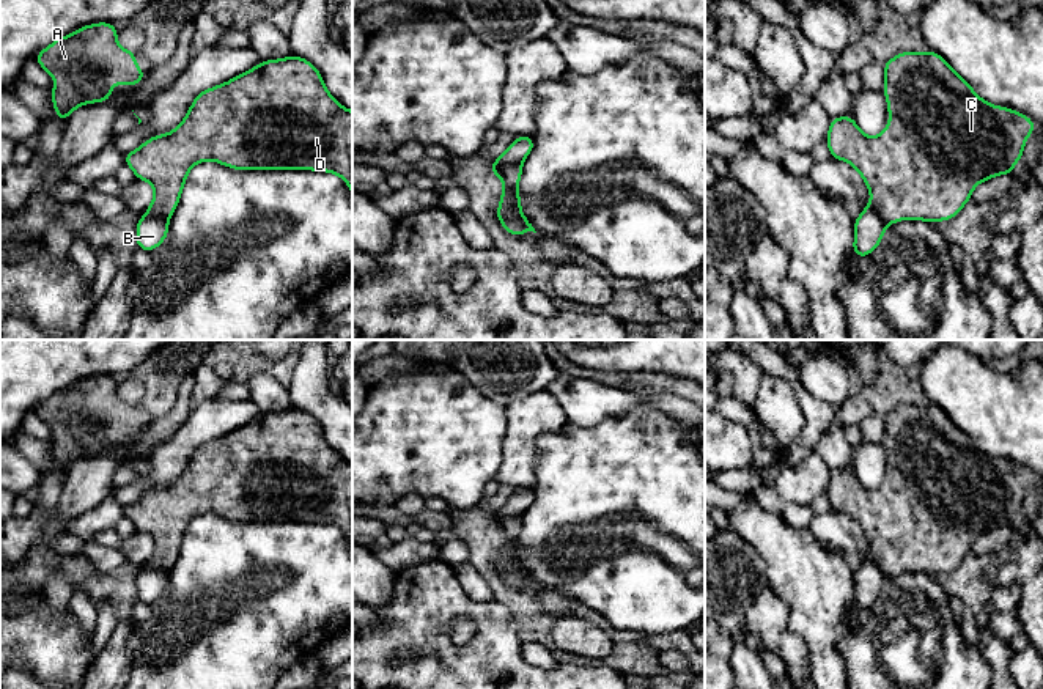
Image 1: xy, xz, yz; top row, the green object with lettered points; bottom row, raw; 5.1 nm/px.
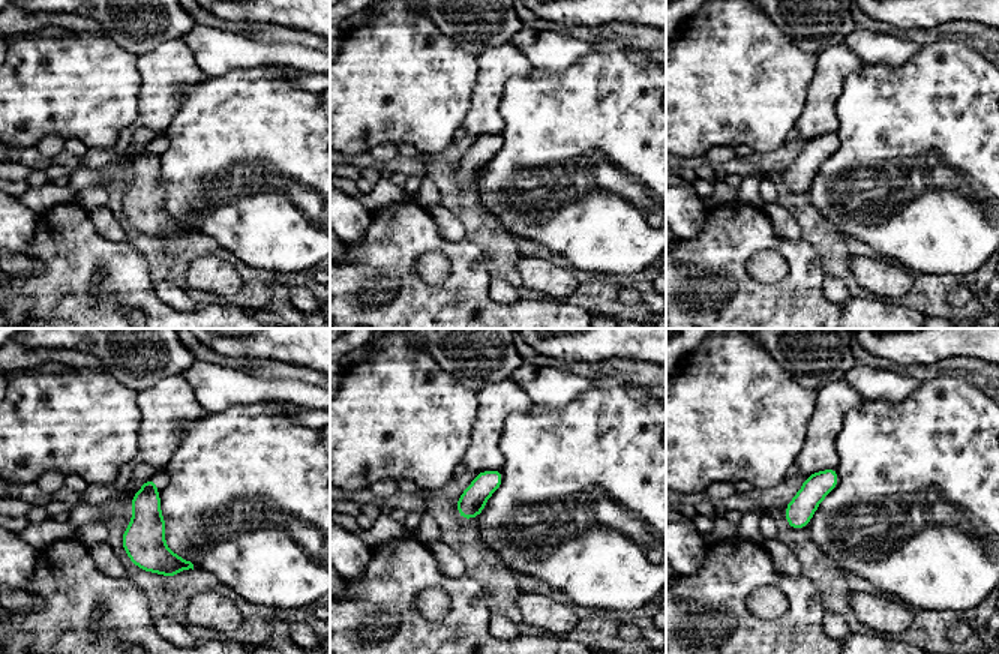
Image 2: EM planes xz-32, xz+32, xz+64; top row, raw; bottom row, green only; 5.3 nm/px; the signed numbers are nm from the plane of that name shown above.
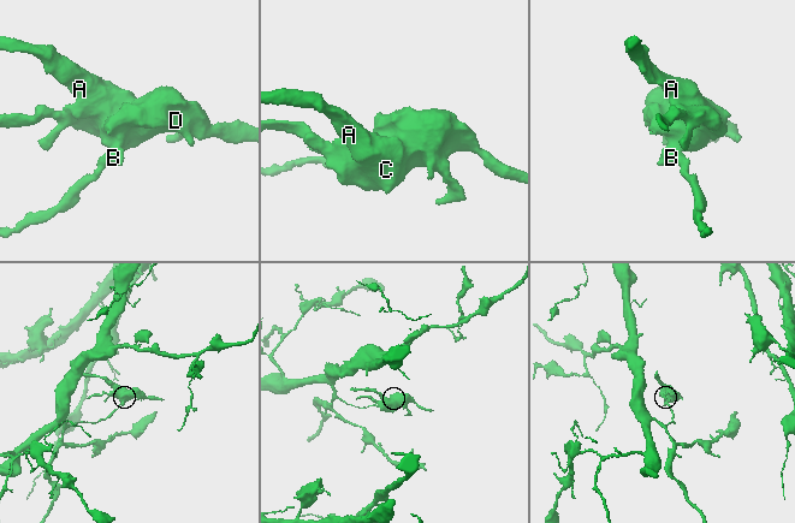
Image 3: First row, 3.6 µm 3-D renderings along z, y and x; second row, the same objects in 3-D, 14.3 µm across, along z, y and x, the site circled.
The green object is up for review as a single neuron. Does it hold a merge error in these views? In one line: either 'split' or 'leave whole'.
split

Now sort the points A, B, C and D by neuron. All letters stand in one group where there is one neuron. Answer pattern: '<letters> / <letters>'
A C D / B

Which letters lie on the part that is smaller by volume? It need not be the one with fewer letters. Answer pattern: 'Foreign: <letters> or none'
Foreign: A, C, D

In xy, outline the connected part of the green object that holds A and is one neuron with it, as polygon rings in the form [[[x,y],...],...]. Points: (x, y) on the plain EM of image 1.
[[[110,374],[91,376],[55,392],[35,409],[38,417],[57,433],[52,440],[52,456],[57,462],[55,470],[64,475],[69,466],[83,456],[109,455],[113,436],[142,436],[145,425],[135,417],[137,406],[121,401],[116,395],[116,387],[118,382]]]

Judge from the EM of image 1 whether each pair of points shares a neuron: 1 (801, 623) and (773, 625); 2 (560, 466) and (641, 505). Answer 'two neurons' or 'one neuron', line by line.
1: two neurons
2: one neuron

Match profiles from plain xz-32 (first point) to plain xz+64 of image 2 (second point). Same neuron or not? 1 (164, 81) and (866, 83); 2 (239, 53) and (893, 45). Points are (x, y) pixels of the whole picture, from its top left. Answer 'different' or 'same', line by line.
1: different
2: same

